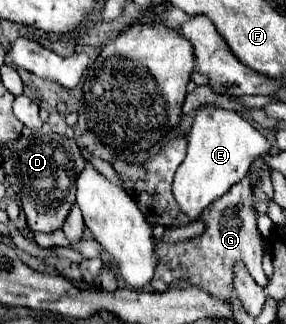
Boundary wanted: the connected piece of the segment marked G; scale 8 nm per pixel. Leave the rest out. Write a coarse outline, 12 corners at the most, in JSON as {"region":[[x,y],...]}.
{"region":[[250,173],[202,219],[206,231],[158,243],[154,291],[174,273],[234,305],[232,269],[244,261],[262,287],[262,235]]}

